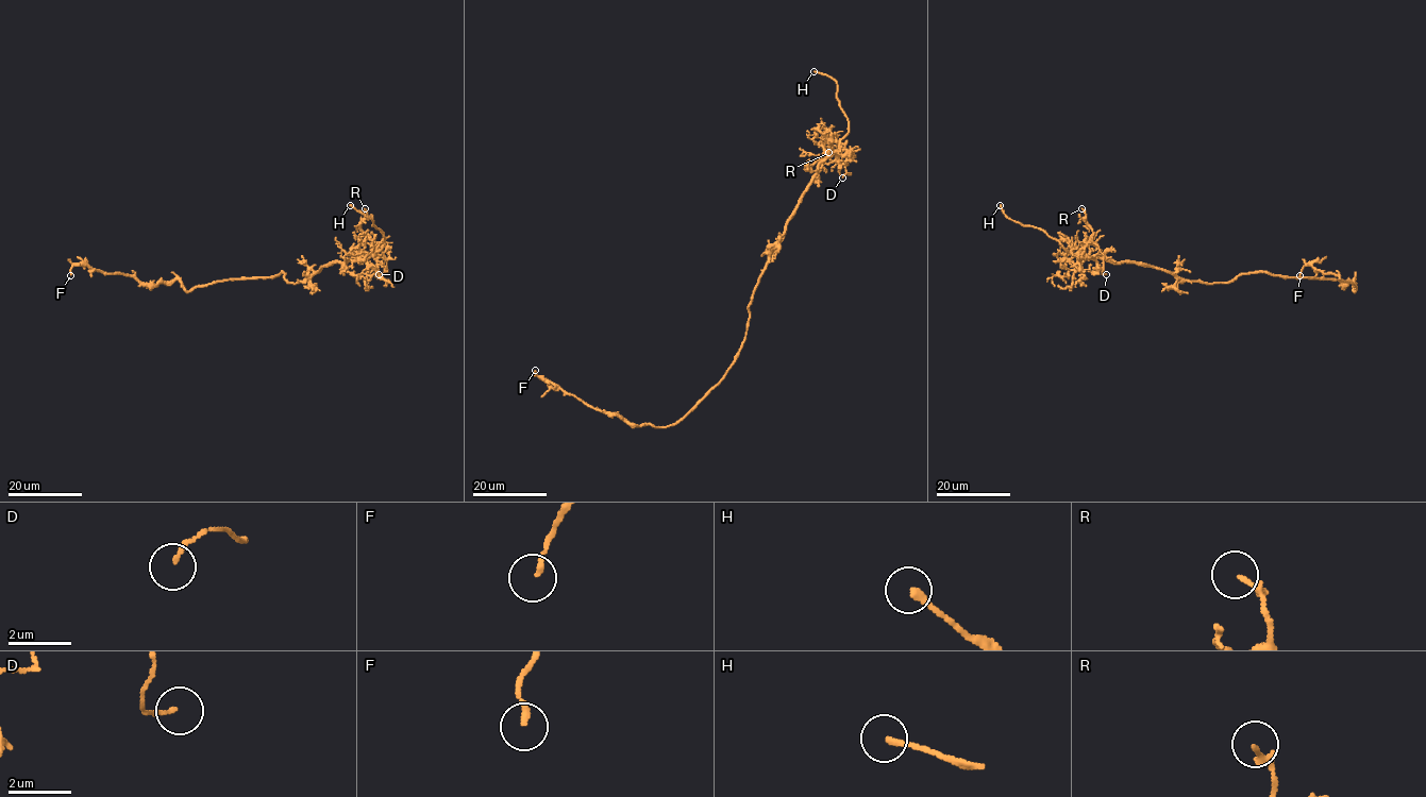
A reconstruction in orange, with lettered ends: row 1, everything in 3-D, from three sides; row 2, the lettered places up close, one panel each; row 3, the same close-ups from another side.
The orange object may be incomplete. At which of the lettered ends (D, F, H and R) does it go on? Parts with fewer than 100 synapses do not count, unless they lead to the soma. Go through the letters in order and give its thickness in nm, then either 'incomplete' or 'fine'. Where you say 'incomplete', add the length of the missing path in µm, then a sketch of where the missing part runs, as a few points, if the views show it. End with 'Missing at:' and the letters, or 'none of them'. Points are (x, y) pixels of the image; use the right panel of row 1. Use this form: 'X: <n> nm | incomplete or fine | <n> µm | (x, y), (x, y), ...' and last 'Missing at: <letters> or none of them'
D: 130 nm | fine
F: 170 nm | fine
H: 200 nm | incomplete | 50 µm | (1000, 205), (993, 196), (980, 191), (967, 171), (958, 168)
R: 160 nm | fine
Missing at: H

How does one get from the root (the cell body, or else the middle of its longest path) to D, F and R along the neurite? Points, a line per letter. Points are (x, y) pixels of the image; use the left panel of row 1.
D: (285, 274), (288, 283), (297, 283), (322, 267), (366, 257), (372, 247), (380, 243), (386, 269), (379, 274)
F: (285, 274), (217, 281), (188, 291), (178, 280), (144, 284), (130, 275), (81, 265), (72, 267), (70, 275)
R: (285, 274), (288, 283), (297, 283), (322, 267), (366, 257), (372, 240), (361, 229), (365, 208)

